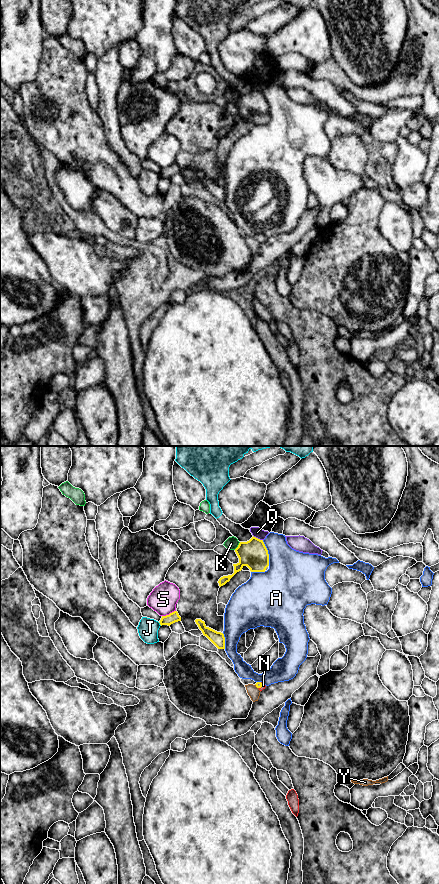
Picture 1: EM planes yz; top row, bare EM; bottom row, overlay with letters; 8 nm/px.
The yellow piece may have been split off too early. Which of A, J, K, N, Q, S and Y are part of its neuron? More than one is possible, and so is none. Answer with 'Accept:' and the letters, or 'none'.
Accept: N

